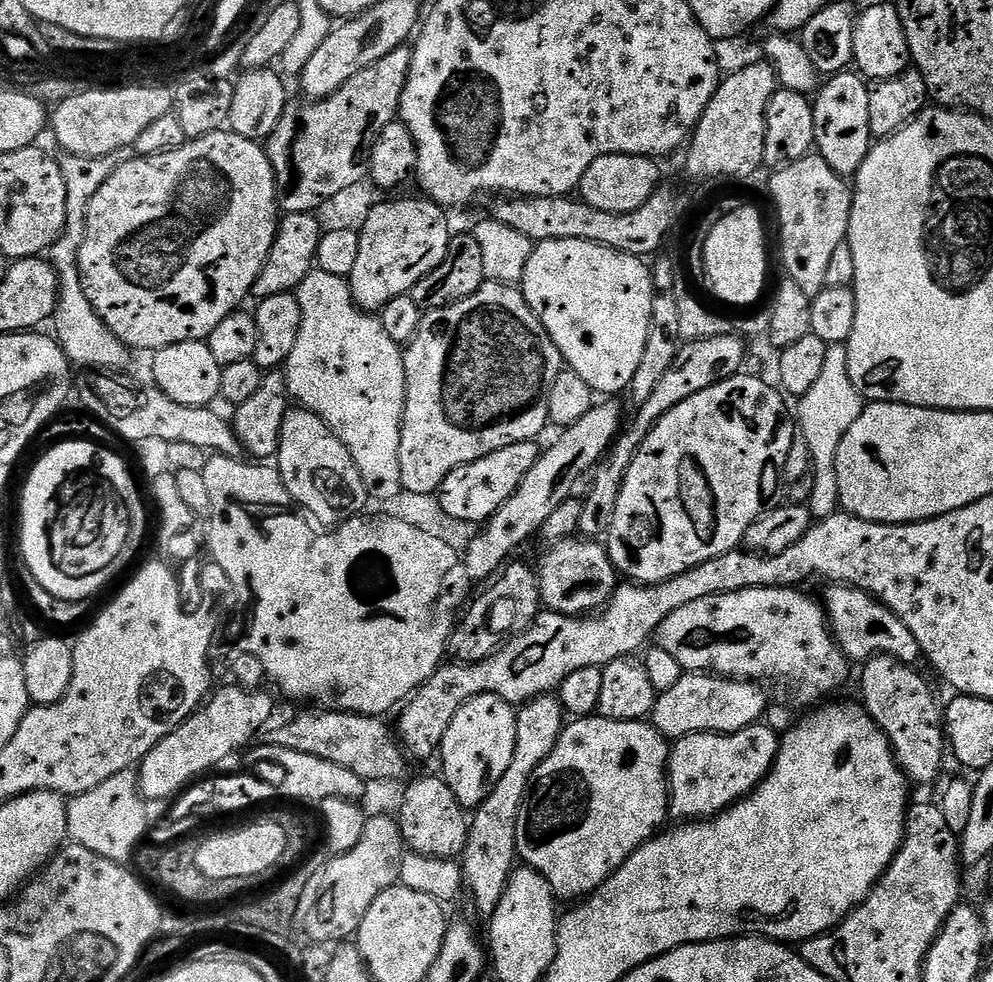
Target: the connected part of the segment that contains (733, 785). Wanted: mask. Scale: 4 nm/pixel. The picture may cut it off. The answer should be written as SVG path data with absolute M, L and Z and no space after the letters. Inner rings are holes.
M757 722L749 728L737 732L695 732L684 736L671 745L668 754L668 794L670 812L680 822L707 820L725 812L731 804L737 804L749 796L768 776L780 749L781 737L768 727L767 723Z

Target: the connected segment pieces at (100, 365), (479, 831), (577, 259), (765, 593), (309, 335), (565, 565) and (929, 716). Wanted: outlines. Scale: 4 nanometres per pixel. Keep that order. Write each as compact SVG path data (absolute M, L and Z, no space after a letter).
M123 148L109 156L86 158L78 154L64 154L58 160L62 170L62 182L66 182L66 222L64 232L48 247L46 253L46 259L52 265L60 287L60 299L56 301L56 311L52 314L50 324L51 327L56 327L54 338L60 344L66 358L80 370L116 370L112 368L124 368L128 364L128 345L123 344L113 334L106 322L102 322L94 306L90 306L86 290L82 290L78 254L86 230L88 207L94 194L98 194L102 182L106 182L106 178L110 178L110 174L114 174L114 170L118 170L120 164L130 162L133 155L132 148Z
M555 695L538 696L529 700L516 713L516 741L514 756L510 758L510 766L506 774L494 786L494 790L482 802L480 807L471 813L468 826L468 841L462 857L464 888L472 895L472 904L476 912L483 918L490 918L502 898L518 864L516 855L516 819L518 810L524 801L528 789L528 781L532 779L534 770L554 750L561 732L566 727L566 713L560 707Z
M542 240L533 247L530 254L530 262L526 262L526 270L522 281L522 291L526 302L530 306L530 310L534 310L534 314L538 318L538 322L542 322L542 326L546 330L546 334L550 334L550 338L554 342L554 346L558 346L561 361L571 371L578 374L578 378L582 378L582 382L586 382L586 386L590 386L593 393L603 395L608 398L615 397L616 392L631 389L632 379L635 371L638 370L638 362L642 362L642 354L646 350L646 338L648 331L652 325L652 303L654 302L654 294L656 288L652 285L652 268L649 267L641 257L631 256L625 252L619 252L613 248L607 248L601 244L595 244L589 240Z
M796 588L738 590L690 602L674 610L674 614L662 622L655 639L659 648L671 654L689 673L715 674L721 678L739 678L752 682L773 680L784 687L790 703L804 709L815 705L819 696L828 696L838 691L848 680L850 661L837 646L823 607L817 601L815 604L810 597L803 596Z
M316 268L306 274L294 294L302 306L302 326L294 350L282 366L288 395L299 407L318 414L350 450L369 497L392 500L402 492L398 446L402 442L406 376L401 345L386 334L383 319L357 306L352 287L343 276Z
M569 538L555 541L549 548L552 549L541 558L540 564L538 563L541 605L547 611L563 616L583 616L603 608L618 587L618 573L610 562L607 547L592 538Z
M874 656L863 665L863 668L864 673L860 676L860 692L864 695L864 700L862 699L862 706L866 709L866 711L868 711L869 716L872 717L872 721L876 723L877 726L886 734L886 738L892 747L892 753L896 755L896 760L900 763L900 768L904 772L904 775L908 777L909 781L911 781L913 785L934 783L940 776L940 767L944 764L944 756L946 760L946 737L944 735L944 717L942 715L942 708L941 705L936 705L936 696L932 693L931 686L915 672L917 670L915 667L898 662L889 656Z

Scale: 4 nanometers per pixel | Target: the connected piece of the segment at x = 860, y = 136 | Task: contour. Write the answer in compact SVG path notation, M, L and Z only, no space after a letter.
M845 70L827 77L812 100L814 110L815 151L839 176L855 177L866 162L866 154L874 143L870 134L870 84L859 72Z

